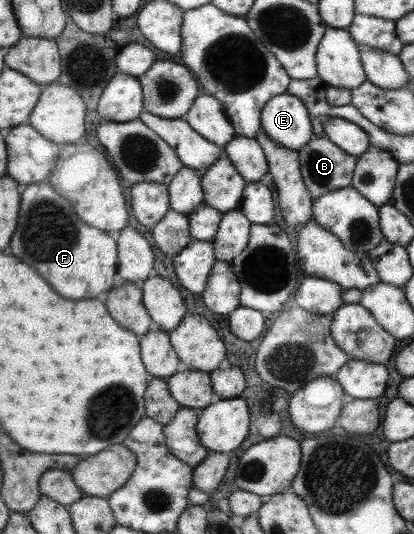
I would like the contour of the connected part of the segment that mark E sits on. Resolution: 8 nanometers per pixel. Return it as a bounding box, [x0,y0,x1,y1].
[259,92,314,153]

